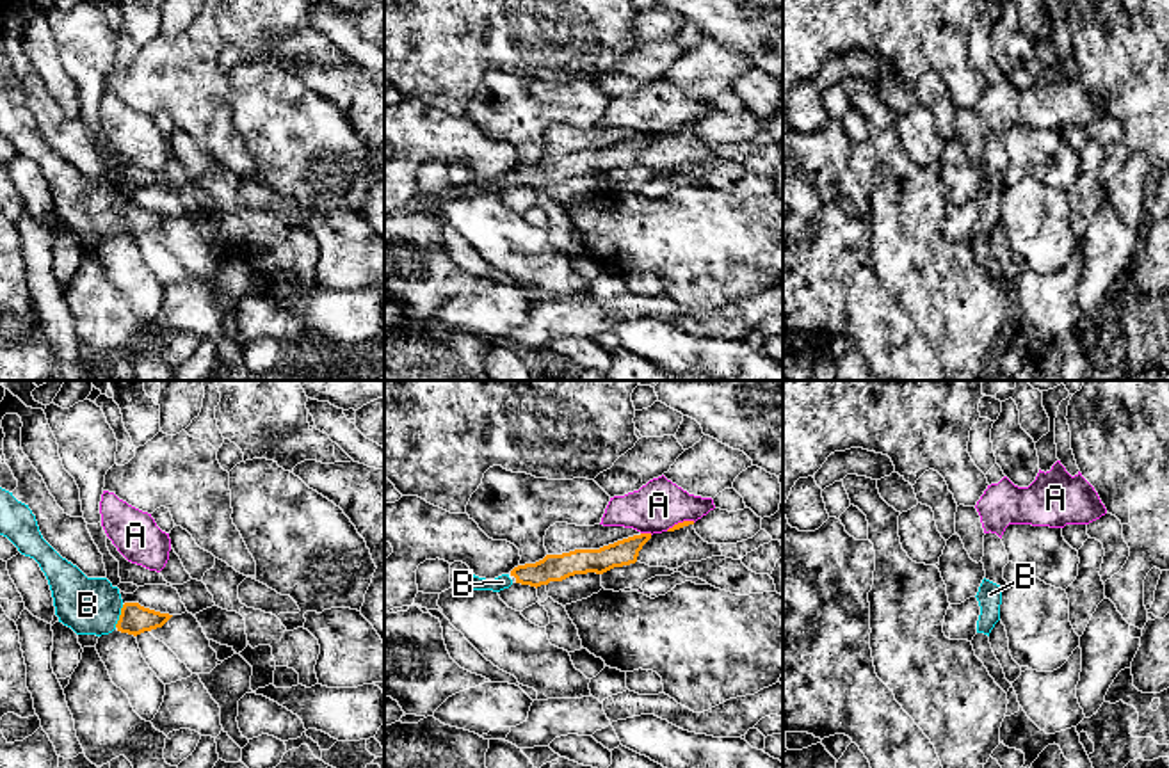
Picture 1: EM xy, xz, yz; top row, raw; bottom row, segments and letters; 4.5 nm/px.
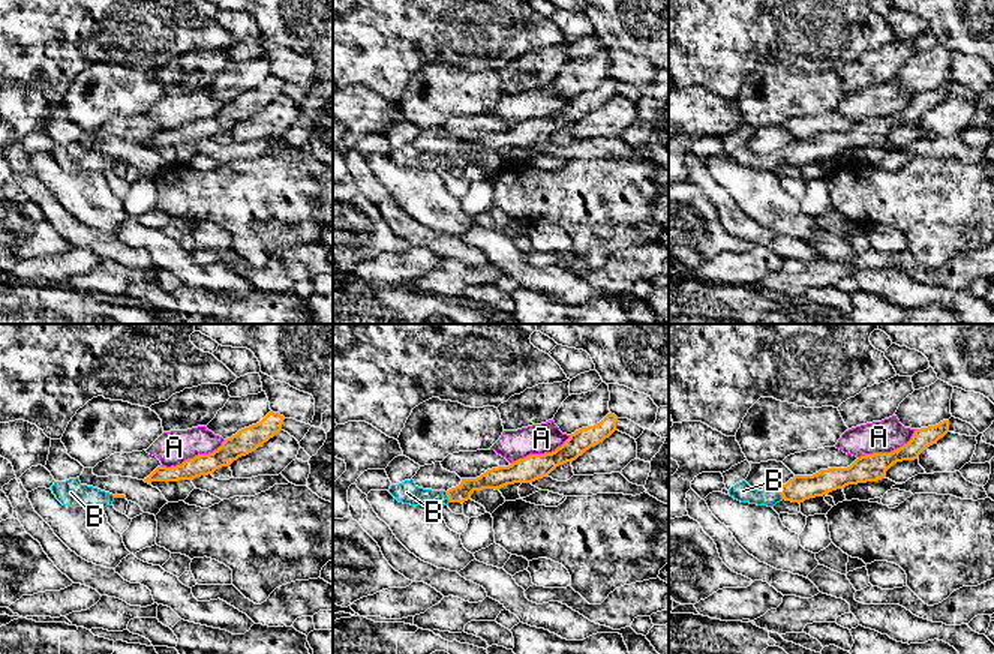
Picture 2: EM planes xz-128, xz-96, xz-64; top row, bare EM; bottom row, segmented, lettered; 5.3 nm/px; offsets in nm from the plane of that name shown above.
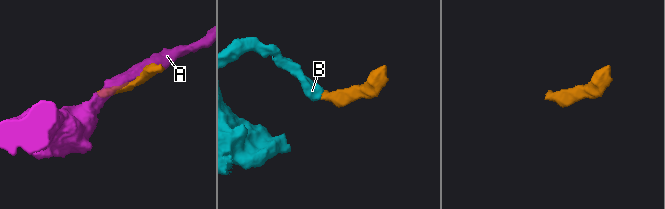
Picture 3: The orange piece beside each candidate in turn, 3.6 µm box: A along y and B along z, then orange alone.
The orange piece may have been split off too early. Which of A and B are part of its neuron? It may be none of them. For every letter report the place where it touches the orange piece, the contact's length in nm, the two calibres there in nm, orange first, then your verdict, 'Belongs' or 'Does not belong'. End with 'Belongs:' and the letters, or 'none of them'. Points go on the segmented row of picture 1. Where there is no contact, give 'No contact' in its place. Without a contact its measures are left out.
A: Touches orange at xz (646, 534). Shared border 60 nm. Thickness 120 nm (orange) against 220 nm. Does not belong
B: Touches orange at xy (120, 616). Shared border 110 nm. Thickness 140 nm (orange) against 260 nm. Belongs
Belongs: B

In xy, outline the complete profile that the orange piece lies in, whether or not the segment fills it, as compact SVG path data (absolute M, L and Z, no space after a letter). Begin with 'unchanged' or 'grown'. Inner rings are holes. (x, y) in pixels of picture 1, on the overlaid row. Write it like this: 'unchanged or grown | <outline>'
grown | M0 487L0 535L21 555L34 558L44 572L59 622L77 635L109 635L114 629L141 635L162 628L173 615L125 603L107 578L87 578L62 558L41 535L28 505Z

